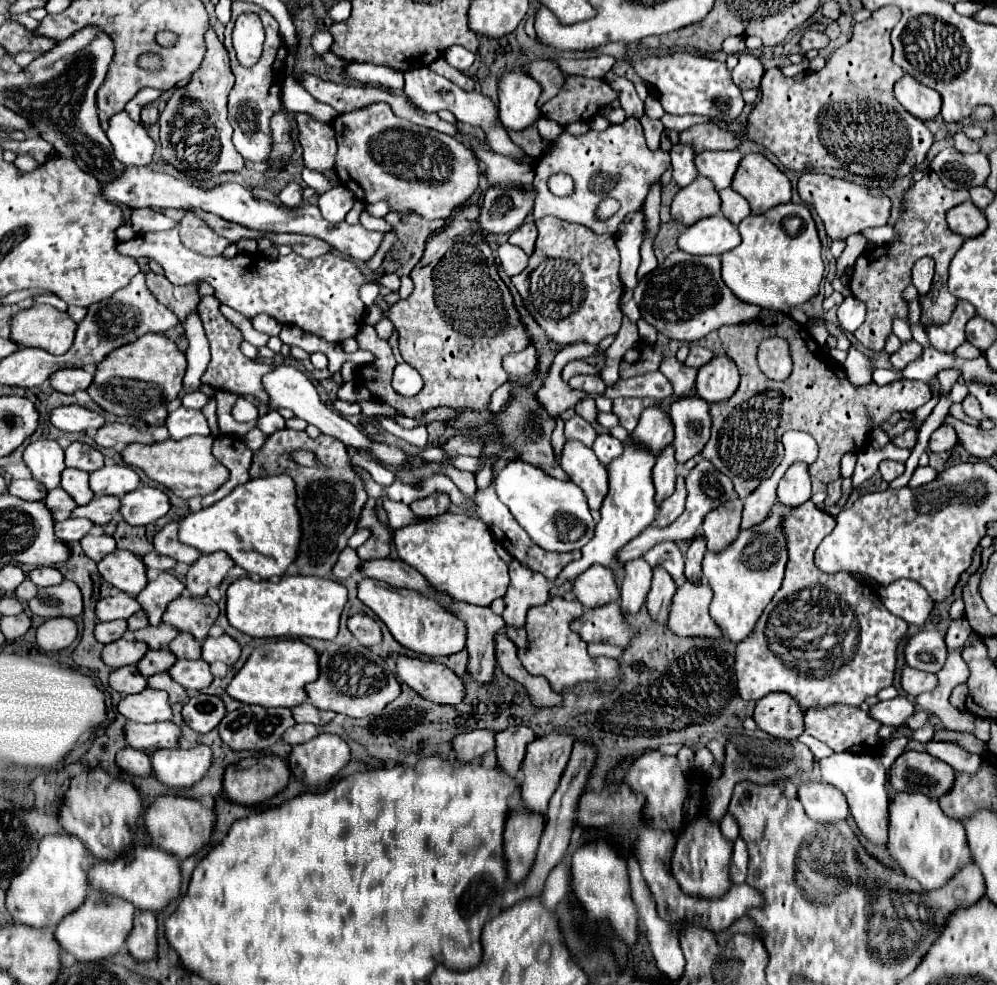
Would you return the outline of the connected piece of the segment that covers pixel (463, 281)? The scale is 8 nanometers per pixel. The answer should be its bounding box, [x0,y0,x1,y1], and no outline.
[356,206,530,428]

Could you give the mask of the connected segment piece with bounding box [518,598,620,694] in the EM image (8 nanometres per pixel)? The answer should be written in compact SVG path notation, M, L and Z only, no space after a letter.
M552 598L544 606L536 606L528 610L526 618L526 632L528 632L528 650L518 650L520 660L524 668L530 674L544 676L550 682L550 688L556 694L562 694L578 684L590 684L598 682L598 688L602 694L614 692L620 684L620 666L612 658L592 658L588 654L588 644L570 630L570 622L574 618L582 616L582 604L580 602L568 602L564 598Z

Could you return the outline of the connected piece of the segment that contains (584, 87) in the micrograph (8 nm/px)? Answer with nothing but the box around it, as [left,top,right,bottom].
[540,76,618,126]

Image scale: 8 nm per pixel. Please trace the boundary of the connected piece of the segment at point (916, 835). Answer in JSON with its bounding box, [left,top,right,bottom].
[888,792,972,890]

